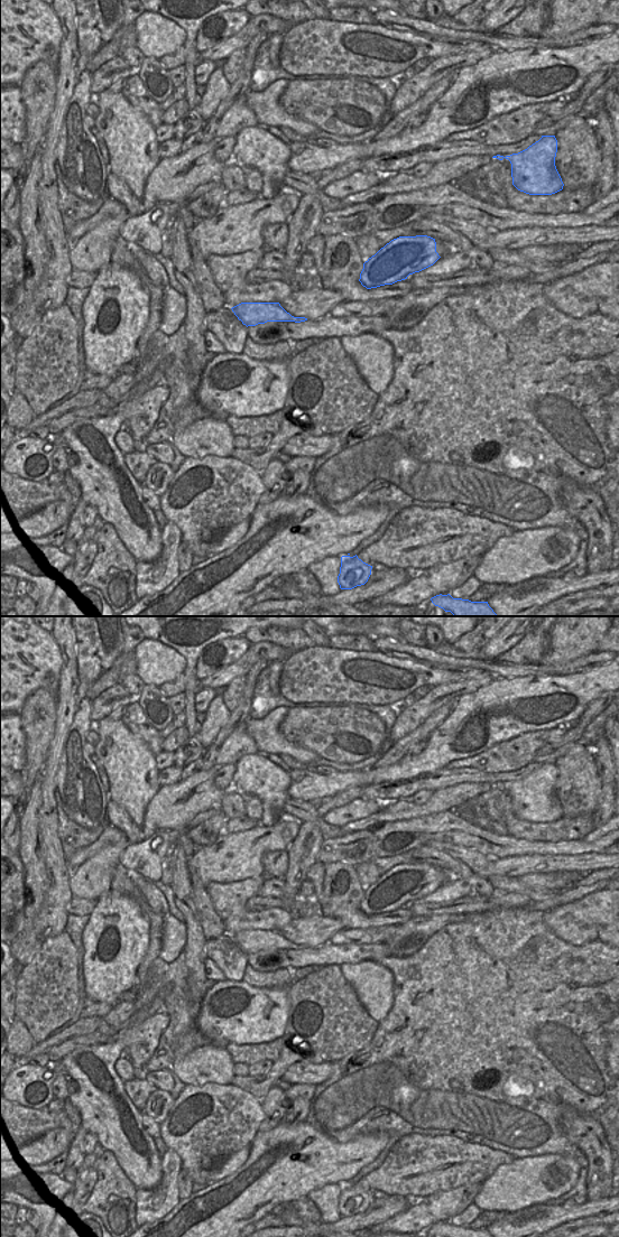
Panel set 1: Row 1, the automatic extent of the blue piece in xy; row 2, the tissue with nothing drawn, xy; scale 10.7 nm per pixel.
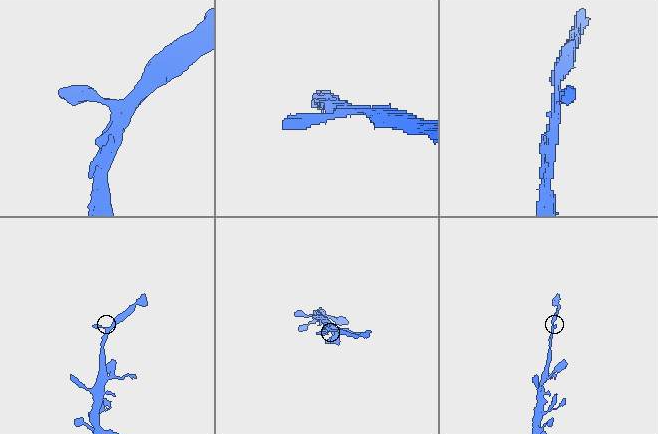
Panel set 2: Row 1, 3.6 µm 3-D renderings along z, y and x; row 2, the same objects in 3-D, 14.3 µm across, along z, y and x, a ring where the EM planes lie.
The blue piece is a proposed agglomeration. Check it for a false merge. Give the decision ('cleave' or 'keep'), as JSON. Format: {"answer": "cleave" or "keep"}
{"answer": "keep"}

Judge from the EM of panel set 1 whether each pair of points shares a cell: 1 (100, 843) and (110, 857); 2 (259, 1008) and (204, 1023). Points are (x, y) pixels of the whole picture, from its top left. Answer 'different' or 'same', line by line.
1: different
2: same

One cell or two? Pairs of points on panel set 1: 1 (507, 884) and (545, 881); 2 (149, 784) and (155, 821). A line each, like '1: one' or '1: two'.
1: two
2: two

